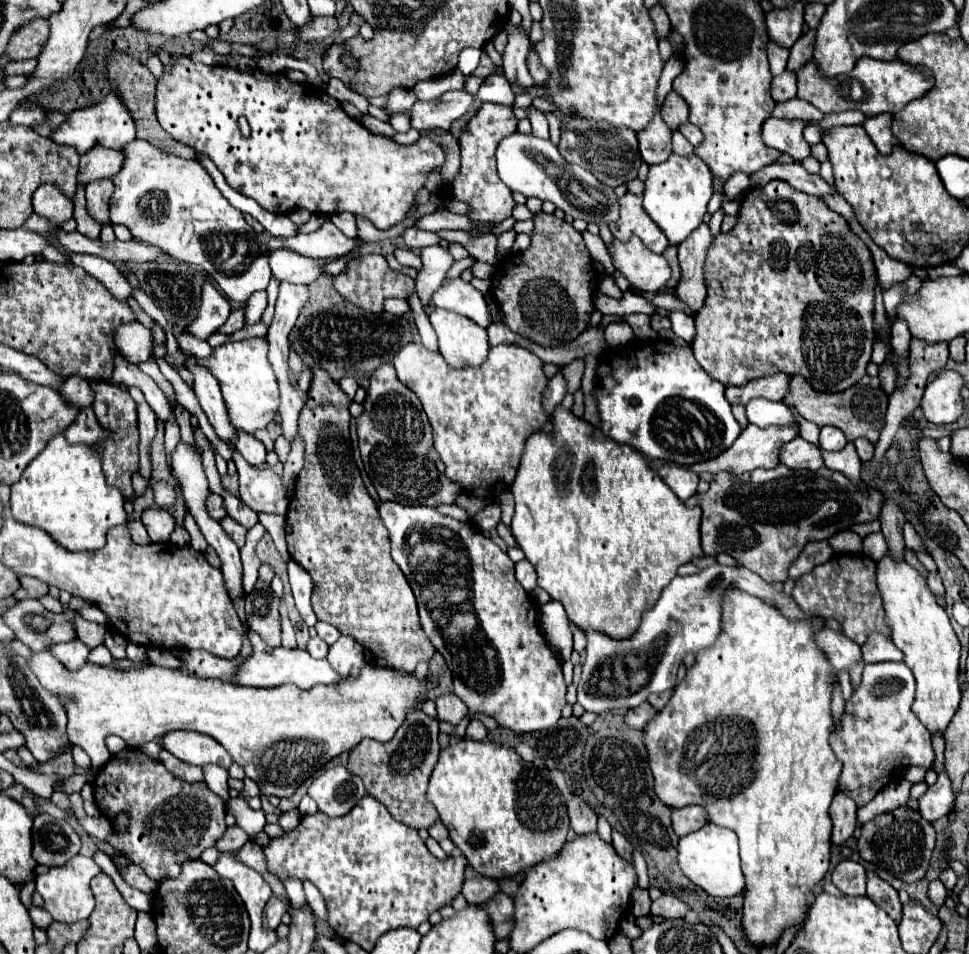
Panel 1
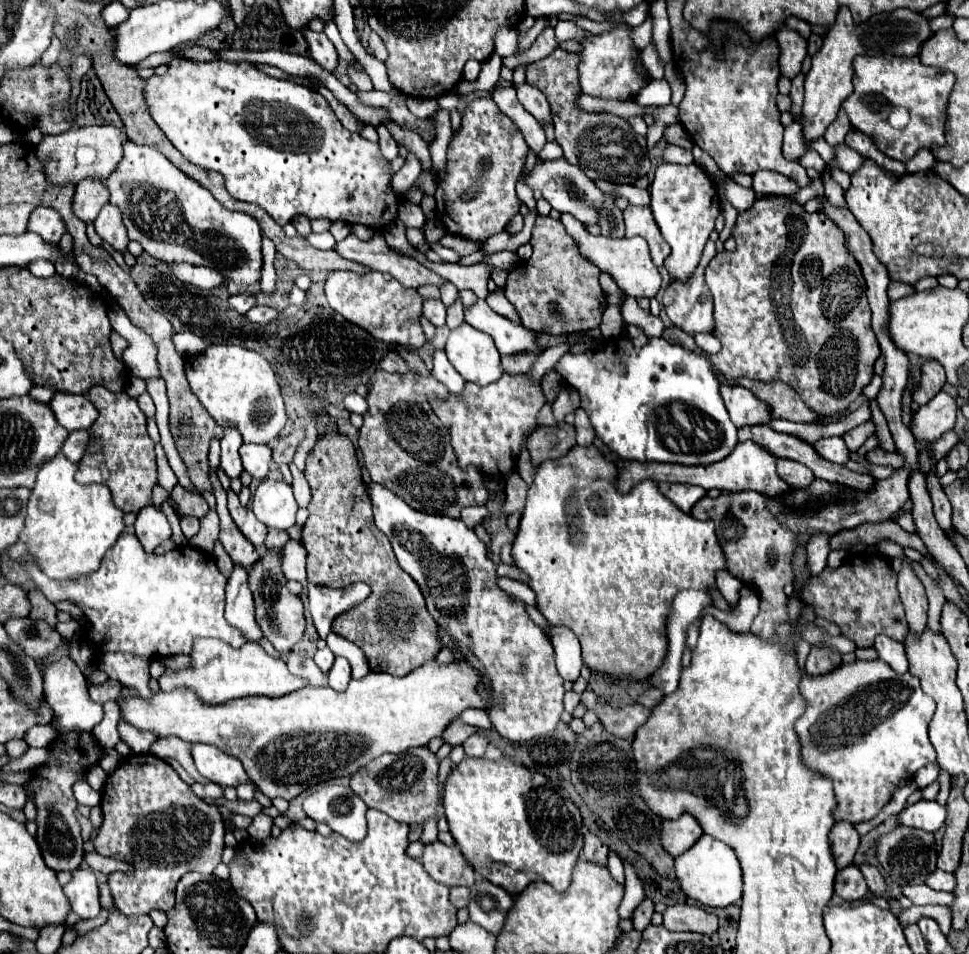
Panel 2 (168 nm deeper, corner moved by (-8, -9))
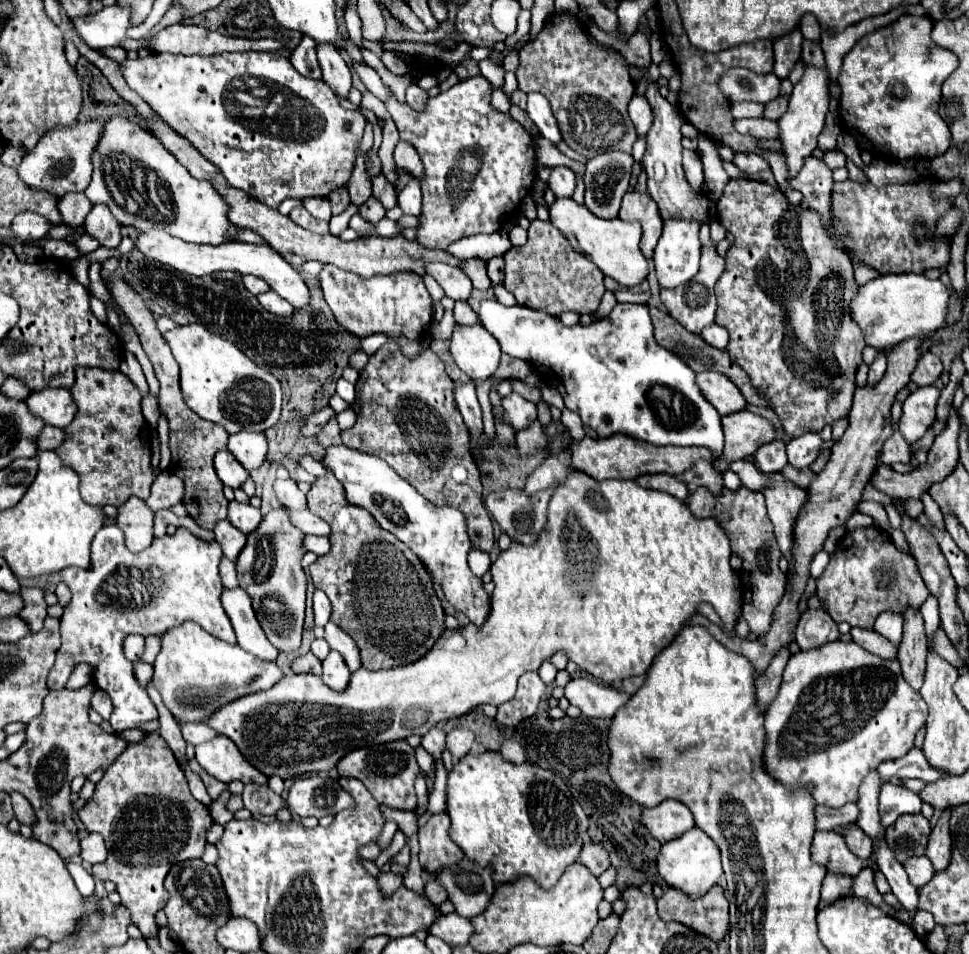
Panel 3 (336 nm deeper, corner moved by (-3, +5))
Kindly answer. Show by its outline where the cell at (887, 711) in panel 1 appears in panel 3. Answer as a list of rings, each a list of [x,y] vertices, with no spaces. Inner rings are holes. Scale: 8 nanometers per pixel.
[[[830,642],[822,648],[794,652],[786,664],[780,692],[766,710],[766,748],[762,764],[786,788],[814,786],[816,804],[840,808],[858,800],[858,786],[880,762],[902,758],[914,748],[916,732],[926,724],[928,708],[904,680],[898,660],[882,660],[856,642]]]

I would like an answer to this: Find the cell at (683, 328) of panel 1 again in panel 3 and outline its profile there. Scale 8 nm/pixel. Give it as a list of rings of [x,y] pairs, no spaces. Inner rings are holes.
[[[712,324],[710,328],[704,328],[704,332],[700,334],[710,346],[714,346],[714,348],[722,348],[722,350],[726,350],[726,346],[728,346],[728,330],[726,328],[722,328],[722,326],[718,326],[718,324]]]

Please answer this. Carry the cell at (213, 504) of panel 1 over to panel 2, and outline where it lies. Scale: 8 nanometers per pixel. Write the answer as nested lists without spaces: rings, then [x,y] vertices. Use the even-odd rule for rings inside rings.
[[[179,484],[173,488],[171,492],[171,500],[175,506],[175,512],[179,516],[195,516],[195,518],[203,518],[207,516],[207,512],[211,510],[209,504],[203,500],[203,496],[195,496],[187,490],[183,490]]]

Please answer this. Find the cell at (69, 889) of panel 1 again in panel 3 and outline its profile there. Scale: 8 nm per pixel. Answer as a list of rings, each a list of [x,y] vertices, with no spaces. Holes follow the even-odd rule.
[[[68,862],[66,868],[68,868],[78,892],[82,896],[92,896],[94,894],[94,878],[92,878],[92,874],[86,872],[82,864],[74,864],[74,862]]]

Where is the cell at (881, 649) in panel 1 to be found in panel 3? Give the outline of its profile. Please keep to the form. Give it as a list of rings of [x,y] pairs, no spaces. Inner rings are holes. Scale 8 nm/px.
[[[882,612],[882,616],[878,616],[874,630],[882,636],[886,636],[888,640],[892,640],[894,644],[900,644],[902,640],[902,614],[896,612]]]

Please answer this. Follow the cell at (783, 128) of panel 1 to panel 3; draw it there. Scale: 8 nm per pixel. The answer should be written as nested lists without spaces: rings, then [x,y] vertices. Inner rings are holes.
[[[750,118],[750,120],[736,120],[734,122],[736,132],[740,134],[750,134],[754,138],[766,138],[766,140],[774,140],[774,136],[778,136],[778,124],[766,118]]]

